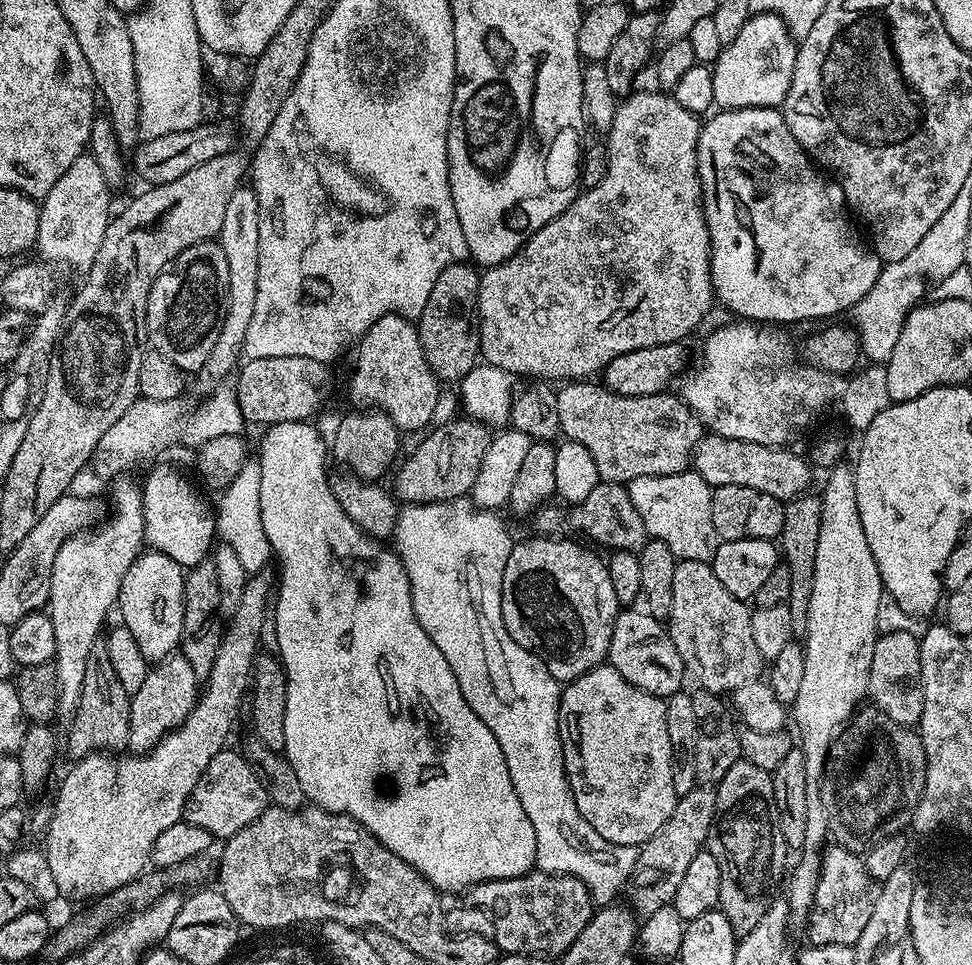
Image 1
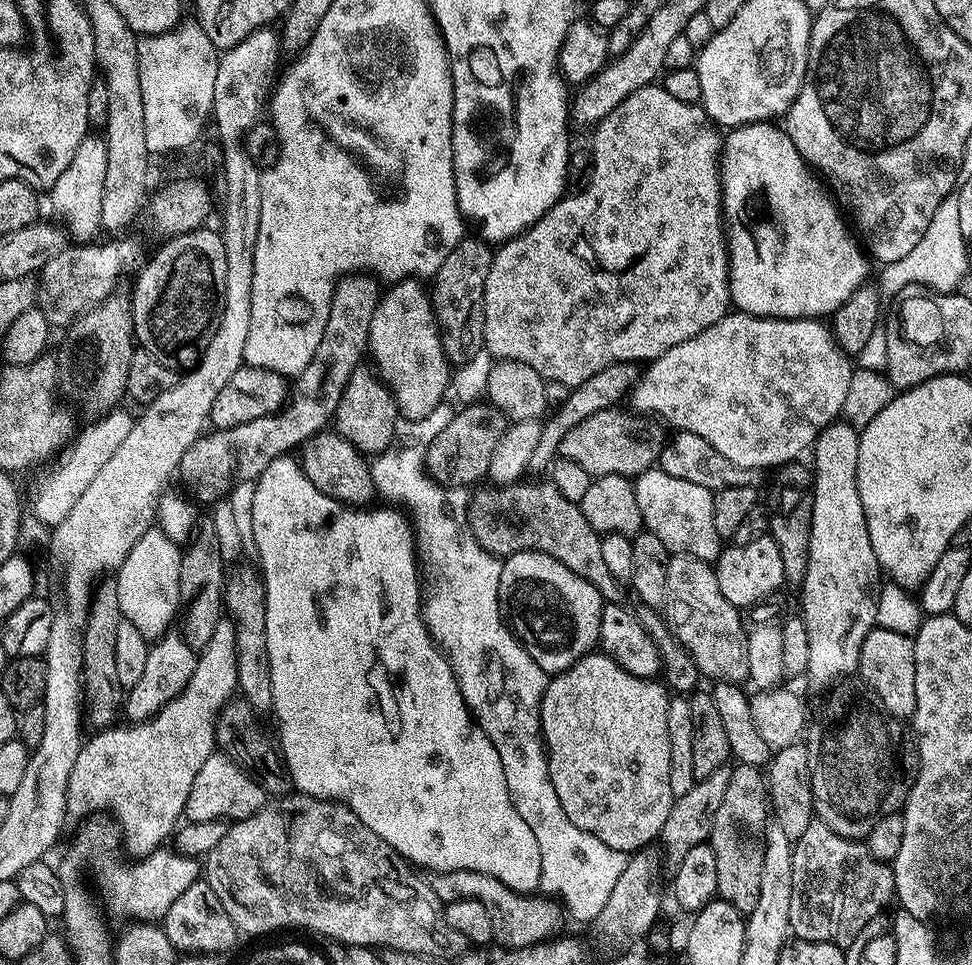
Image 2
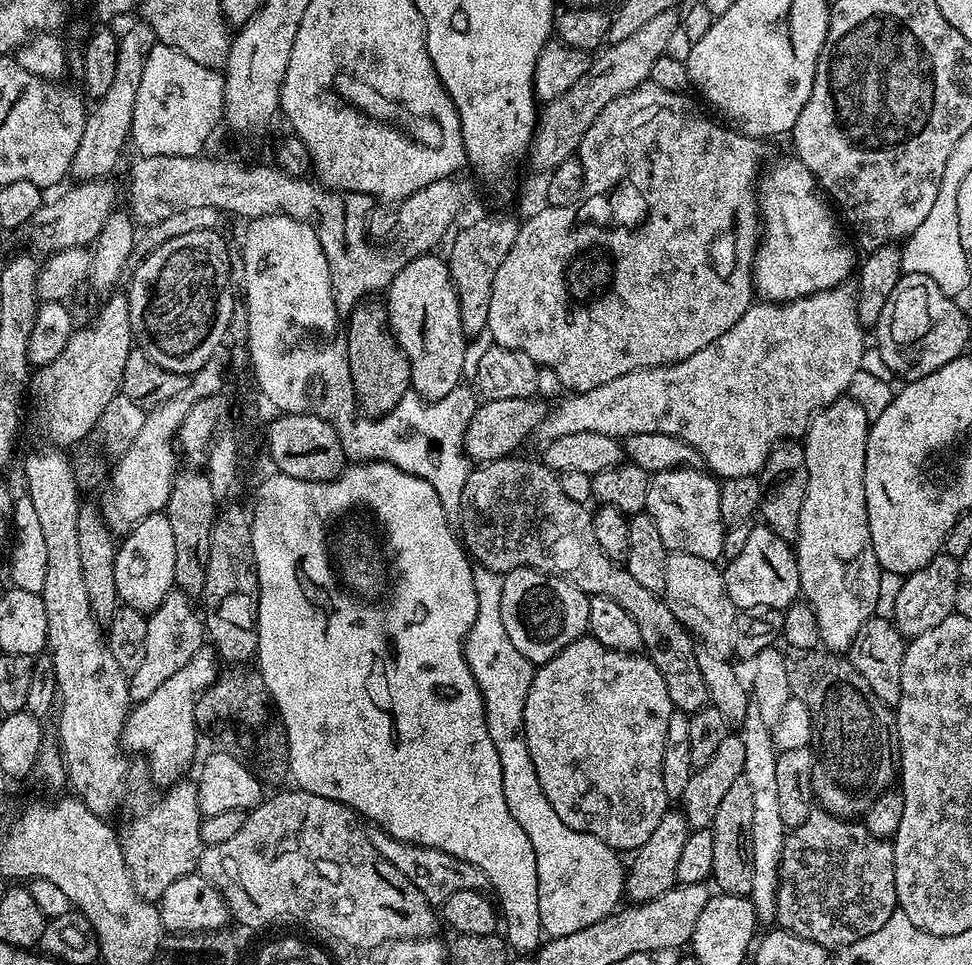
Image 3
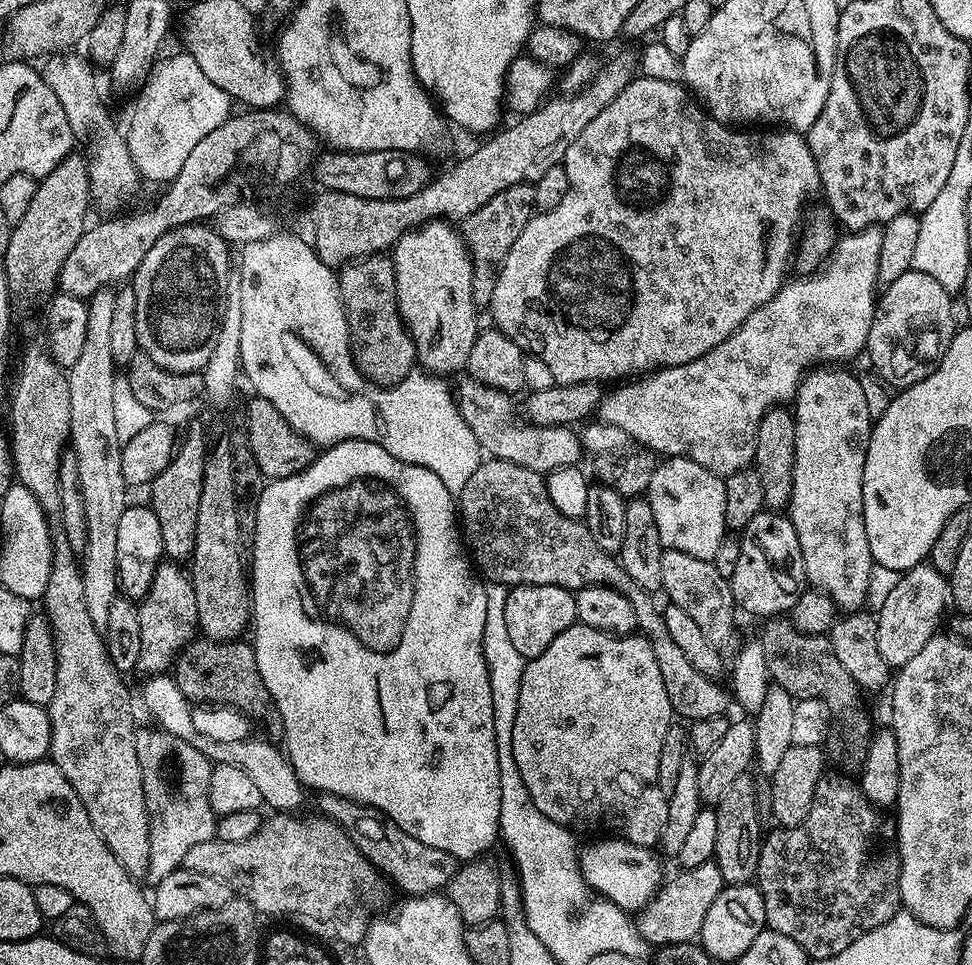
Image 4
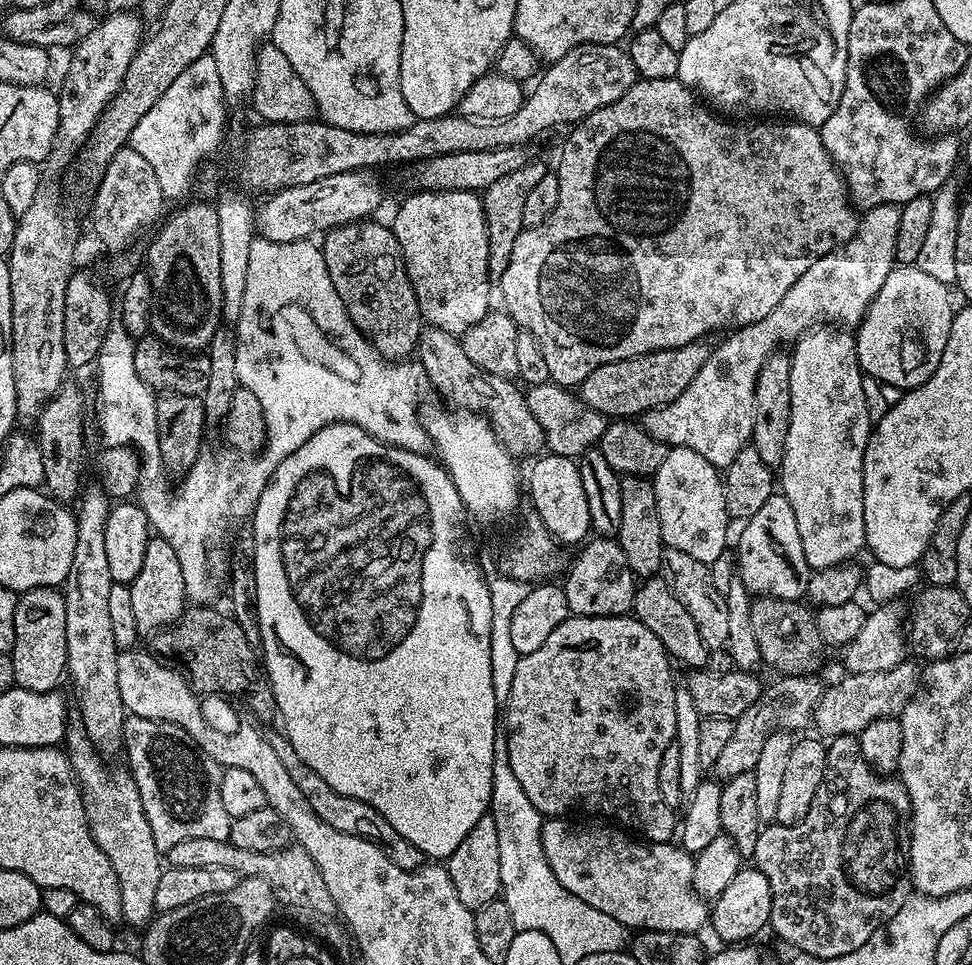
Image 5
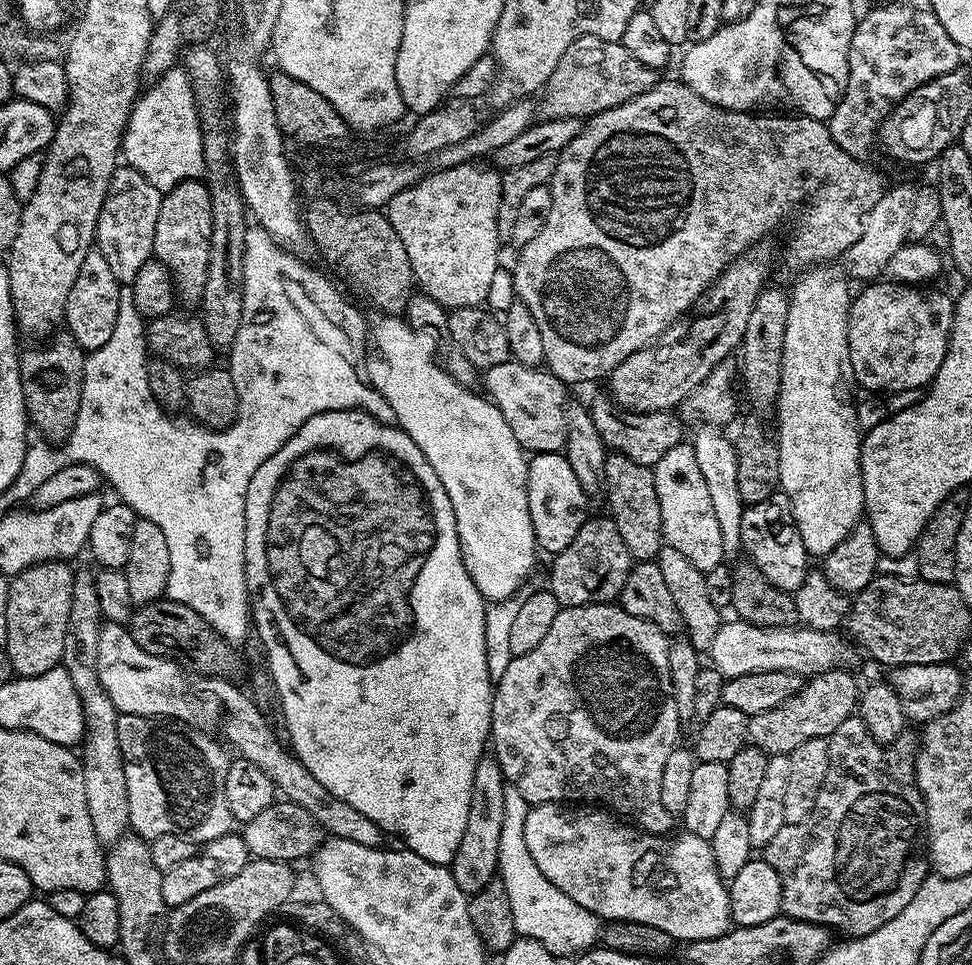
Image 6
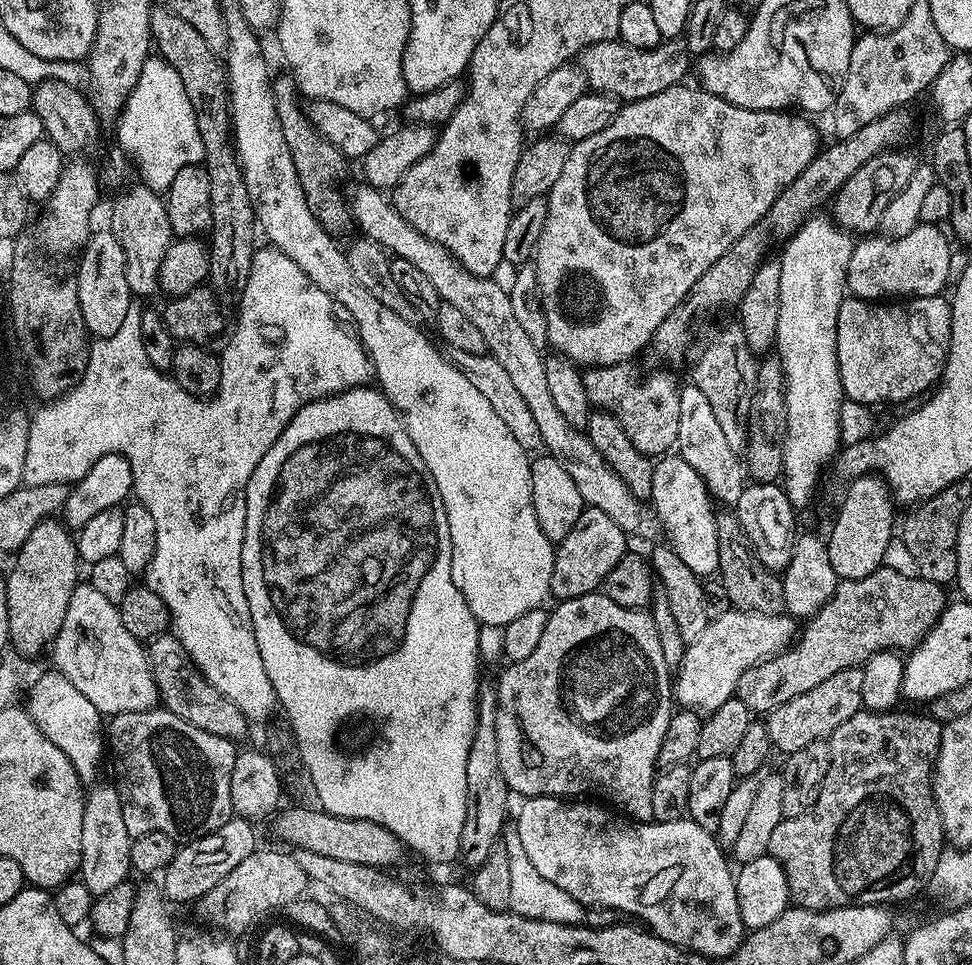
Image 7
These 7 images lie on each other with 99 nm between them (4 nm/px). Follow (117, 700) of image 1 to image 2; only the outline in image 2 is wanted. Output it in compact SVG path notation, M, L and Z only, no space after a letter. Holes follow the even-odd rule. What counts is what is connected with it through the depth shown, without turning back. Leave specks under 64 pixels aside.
M104 578L92 589L92 600L88 603L88 613L84 619L82 629L82 643L84 646L84 678L82 688L86 695L86 720L93 724L93 729L103 730L115 725L116 712L122 708L122 689L118 682L118 665L114 663L114 650L118 646L118 622L124 619L122 610L118 606L118 586L115 579Z

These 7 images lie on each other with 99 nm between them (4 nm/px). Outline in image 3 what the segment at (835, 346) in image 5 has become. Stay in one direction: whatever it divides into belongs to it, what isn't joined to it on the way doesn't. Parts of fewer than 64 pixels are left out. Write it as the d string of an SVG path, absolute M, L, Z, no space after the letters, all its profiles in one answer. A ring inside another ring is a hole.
M845 394L826 406L810 422L802 437L806 454L808 481L804 491L802 510L798 514L798 534L794 551L800 575L803 599L818 618L821 645L827 651L844 654L851 649L858 630L876 615L878 582L882 571L870 538L870 522L866 510L866 442L870 423L858 402Z

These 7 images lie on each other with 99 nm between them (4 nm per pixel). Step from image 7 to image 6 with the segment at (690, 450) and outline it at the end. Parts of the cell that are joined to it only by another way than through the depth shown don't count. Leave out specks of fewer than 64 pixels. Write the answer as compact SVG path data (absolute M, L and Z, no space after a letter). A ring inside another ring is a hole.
M700 424L690 443L695 450L698 470L709 487L710 502L717 515L718 528L722 533L722 552L725 563L737 563L742 556L741 542L742 514L746 505L741 500L738 487L738 462L735 443L717 425Z

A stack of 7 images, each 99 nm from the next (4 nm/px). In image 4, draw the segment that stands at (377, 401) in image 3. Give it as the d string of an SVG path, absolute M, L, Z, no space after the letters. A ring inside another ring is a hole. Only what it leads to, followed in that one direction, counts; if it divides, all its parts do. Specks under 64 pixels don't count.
M387 255L364 256L360 260L349 260L339 269L340 301L344 307L344 317L349 324L349 342L353 360L368 380L385 386L395 386L402 378L409 376L417 367L416 347L404 319L400 317L398 294L396 293L396 275L391 259Z

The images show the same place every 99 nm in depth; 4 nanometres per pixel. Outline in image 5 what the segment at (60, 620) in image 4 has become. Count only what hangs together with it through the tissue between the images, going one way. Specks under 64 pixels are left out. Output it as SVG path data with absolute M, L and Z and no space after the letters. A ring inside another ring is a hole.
M72 726L67 729L66 751L84 799L90 834L102 854L110 858L114 874L118 874L118 890L122 890L123 923L137 930L143 929L157 915L154 893L158 891L158 878L162 871L162 850L154 842L154 834L150 834L150 822L146 818L146 810L142 810L138 786L127 770L112 772L108 776L104 769L105 761L88 741L83 727Z

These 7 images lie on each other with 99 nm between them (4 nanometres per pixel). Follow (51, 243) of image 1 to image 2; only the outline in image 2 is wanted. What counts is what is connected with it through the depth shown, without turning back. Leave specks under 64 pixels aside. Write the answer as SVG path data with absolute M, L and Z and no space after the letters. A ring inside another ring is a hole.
M89 134L78 142L78 150L74 150L74 158L70 158L70 166L62 170L58 182L50 189L52 208L61 216L63 227L77 241L92 242L101 235L102 229L102 190L106 186L106 142L104 136Z

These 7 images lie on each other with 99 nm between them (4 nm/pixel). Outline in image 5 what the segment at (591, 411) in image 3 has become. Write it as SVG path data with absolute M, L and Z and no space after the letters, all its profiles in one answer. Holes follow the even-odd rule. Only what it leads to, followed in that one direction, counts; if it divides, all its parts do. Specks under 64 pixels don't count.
M883 204L877 208L867 209L859 217L855 236L851 236L841 248L836 248L830 254L818 258L790 290L782 297L782 302L762 318L762 322L748 324L744 328L729 331L724 341L715 349L709 351L706 366L694 374L694 382L661 408L655 408L644 413L642 427L658 442L673 448L689 448L694 454L702 454L706 462L710 462L717 470L723 470L734 462L738 450L749 447L754 426L754 386L758 382L758 370L762 370L762 362L771 352L777 351L781 346L795 345L804 333L811 328L821 326L839 326L845 330L855 329L862 322L868 307L874 302L874 294L882 290L882 282L890 274L896 264L896 243L898 242L898 220L900 208L895 204Z

